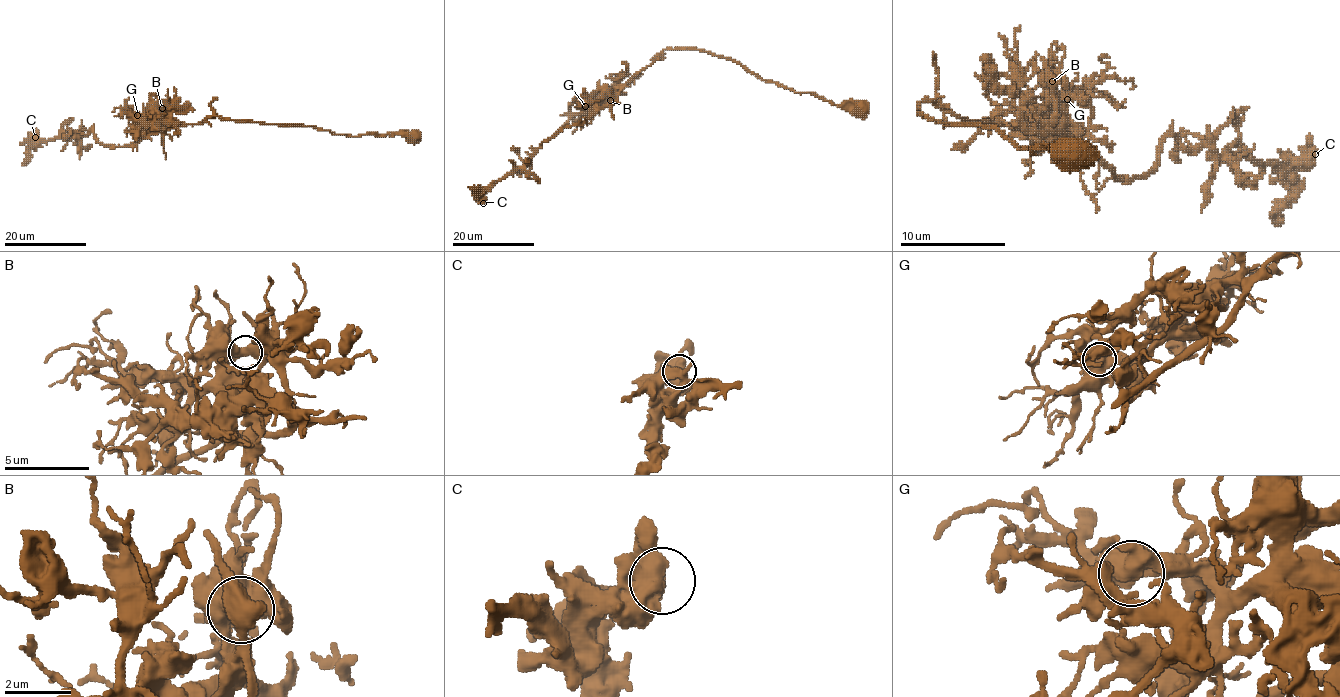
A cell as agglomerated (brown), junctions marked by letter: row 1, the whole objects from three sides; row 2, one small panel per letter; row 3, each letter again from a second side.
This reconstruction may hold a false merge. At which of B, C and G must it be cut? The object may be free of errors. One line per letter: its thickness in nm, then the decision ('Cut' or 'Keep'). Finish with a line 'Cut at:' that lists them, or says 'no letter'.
B: Thickness 550 nm. Cut
C: Thickness 600 nm. Keep
G: Thickness 550 nm. Keep
Cut at: B

